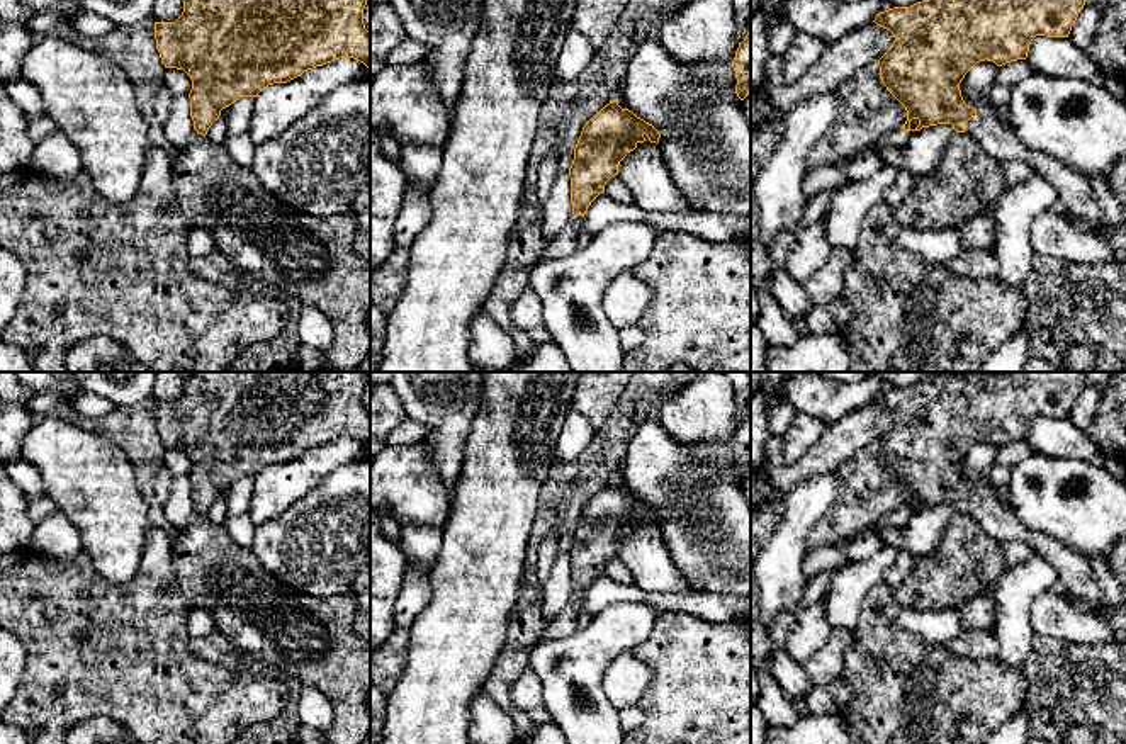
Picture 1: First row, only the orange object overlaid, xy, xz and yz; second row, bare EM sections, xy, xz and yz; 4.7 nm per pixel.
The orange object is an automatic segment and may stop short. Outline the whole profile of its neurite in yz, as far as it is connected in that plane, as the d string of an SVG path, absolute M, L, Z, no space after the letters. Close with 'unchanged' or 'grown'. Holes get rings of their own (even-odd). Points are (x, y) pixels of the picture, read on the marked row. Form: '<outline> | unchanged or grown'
M922 0L880 12L873 22L895 37L878 59L880 78L907 110L902 132L951 124L956 132L977 139L994 158L1026 161L1058 190L1058 207L1070 214L1089 223L1126 223L1126 209L1107 178L1082 173L1058 158L1026 148L1014 134L1009 112L1002 114L990 105L968 107L960 90L965 75L980 61L1002 66L1026 59L1036 36L1068 37L1084 5L1085 0Z | grown

